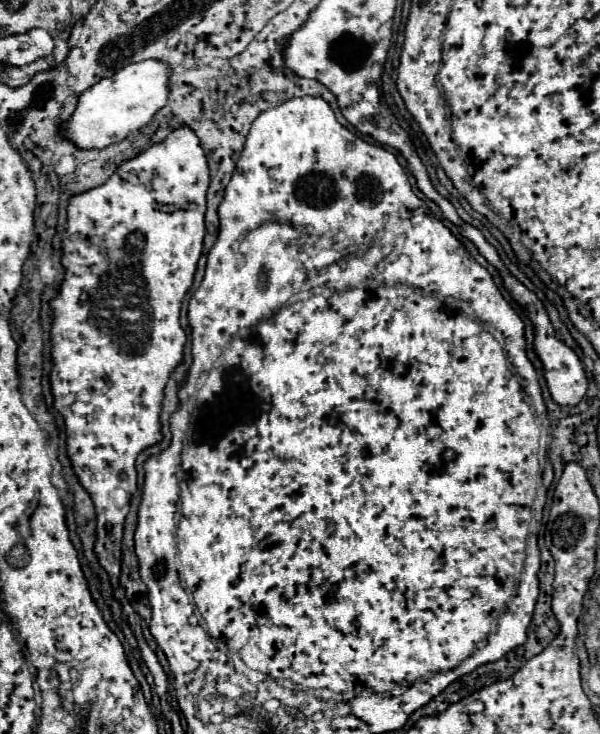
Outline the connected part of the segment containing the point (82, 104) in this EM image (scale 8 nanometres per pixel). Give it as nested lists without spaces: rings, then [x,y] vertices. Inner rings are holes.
[[[156,59],[130,63],[116,75],[100,79],[86,89],[70,119],[60,123],[58,135],[72,141],[78,149],[104,149],[112,143],[126,139],[144,127],[152,115],[168,101],[168,65]]]

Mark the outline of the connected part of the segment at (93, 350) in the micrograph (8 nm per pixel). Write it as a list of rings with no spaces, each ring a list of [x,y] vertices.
[[[182,123],[178,129],[172,129],[172,133],[160,141],[154,143],[152,147],[148,147],[146,151],[142,151],[140,155],[136,155],[134,159],[124,161],[114,175],[100,187],[88,189],[84,193],[72,195],[68,201],[68,221],[66,221],[66,231],[62,235],[62,259],[60,263],[64,265],[64,279],[58,287],[56,297],[50,301],[52,307],[52,329],[50,329],[50,343],[52,343],[52,371],[48,375],[50,379],[50,387],[52,387],[52,395],[54,395],[54,409],[64,417],[64,425],[66,425],[66,445],[68,445],[68,459],[72,463],[72,469],[80,481],[80,485],[92,495],[94,507],[96,507],[96,543],[94,543],[94,553],[102,565],[102,569],[108,573],[112,589],[114,589],[114,597],[120,601],[122,605],[123,618],[129,623],[131,629],[134,631],[138,641],[138,647],[141,653],[142,660],[146,667],[150,669],[152,677],[154,677],[154,687],[156,693],[164,699],[166,697],[166,673],[160,663],[156,653],[147,644],[142,628],[141,619],[138,614],[134,613],[133,607],[130,607],[129,601],[124,595],[119,576],[121,574],[122,561],[122,539],[124,532],[124,519],[130,511],[130,497],[136,491],[136,457],[162,441],[162,425],[160,425],[160,409],[162,409],[162,399],[164,399],[164,385],[168,383],[172,371],[182,363],[184,357],[184,345],[186,345],[186,333],[180,327],[180,307],[182,307],[182,299],[186,295],[186,291],[192,285],[194,279],[194,271],[196,271],[196,263],[202,255],[202,239],[206,233],[204,227],[204,213],[206,213],[206,191],[210,185],[210,167],[206,161],[206,153],[200,145],[198,135],[186,125]]]

